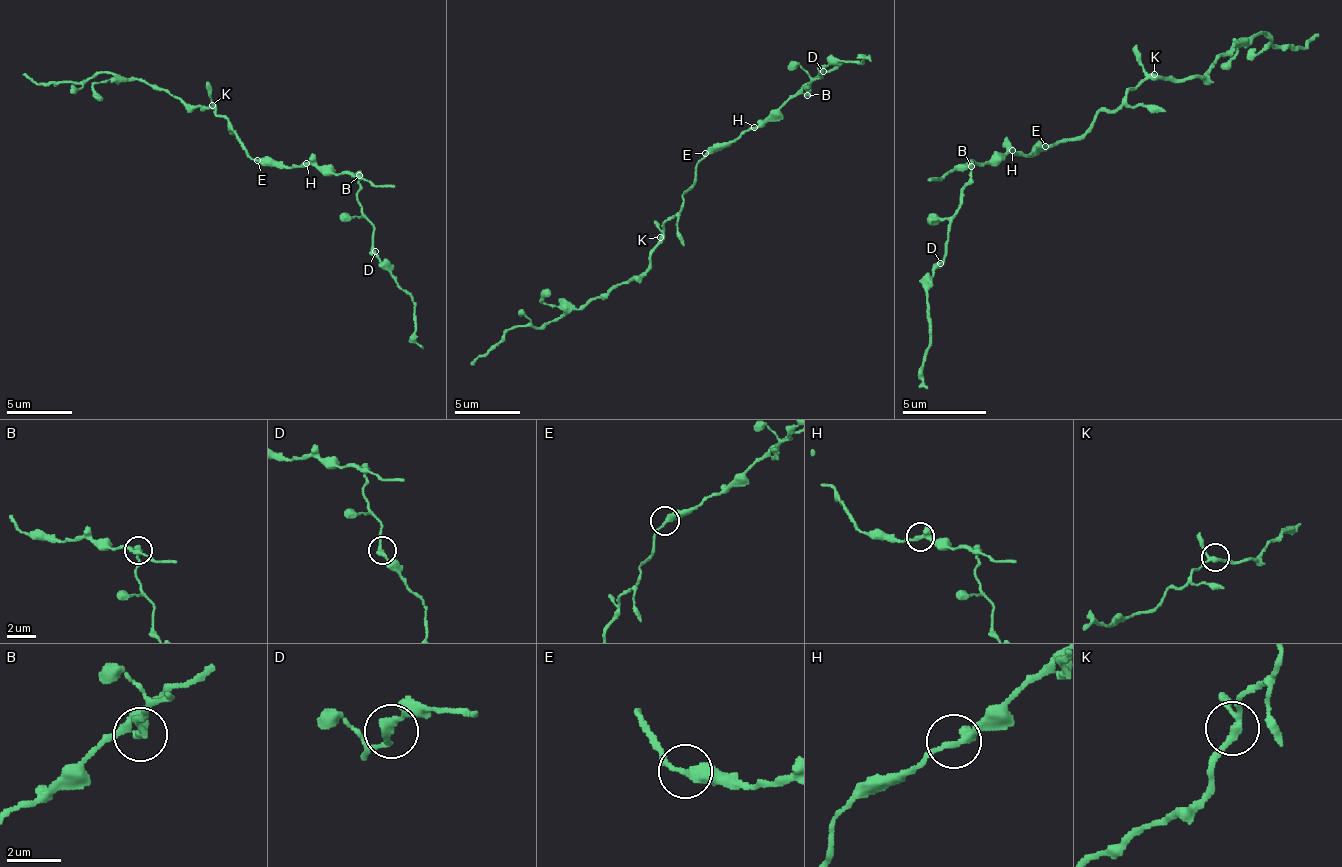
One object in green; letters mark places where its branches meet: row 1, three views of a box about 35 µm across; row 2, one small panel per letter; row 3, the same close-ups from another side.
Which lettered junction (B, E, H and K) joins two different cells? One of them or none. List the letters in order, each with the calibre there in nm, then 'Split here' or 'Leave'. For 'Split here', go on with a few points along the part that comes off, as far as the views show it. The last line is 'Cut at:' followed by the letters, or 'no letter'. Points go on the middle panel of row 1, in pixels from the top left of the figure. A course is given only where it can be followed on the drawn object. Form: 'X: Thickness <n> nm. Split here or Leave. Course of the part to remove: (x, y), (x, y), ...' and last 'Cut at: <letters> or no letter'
B: Thickness 280 nm. Split here. Course of the part to remove: (806, 94), (806, 88), (829, 65), (858, 62), (862, 58), (871, 62)
E: Thickness 320 nm. Leave
H: Thickness 320 nm. Leave
K: Thickness 200 nm. Leave
Cut at: B

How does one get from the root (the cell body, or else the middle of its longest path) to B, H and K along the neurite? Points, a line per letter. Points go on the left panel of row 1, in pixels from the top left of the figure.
B: (248, 153), (254, 160), (274, 160), (287, 166), (316, 163), (329, 166), (336, 173), (358, 176)
H: (248, 153), (254, 160), (274, 160), (287, 166), (303, 166), (306, 163)
K: (248, 153), (231, 124), (212, 105)

